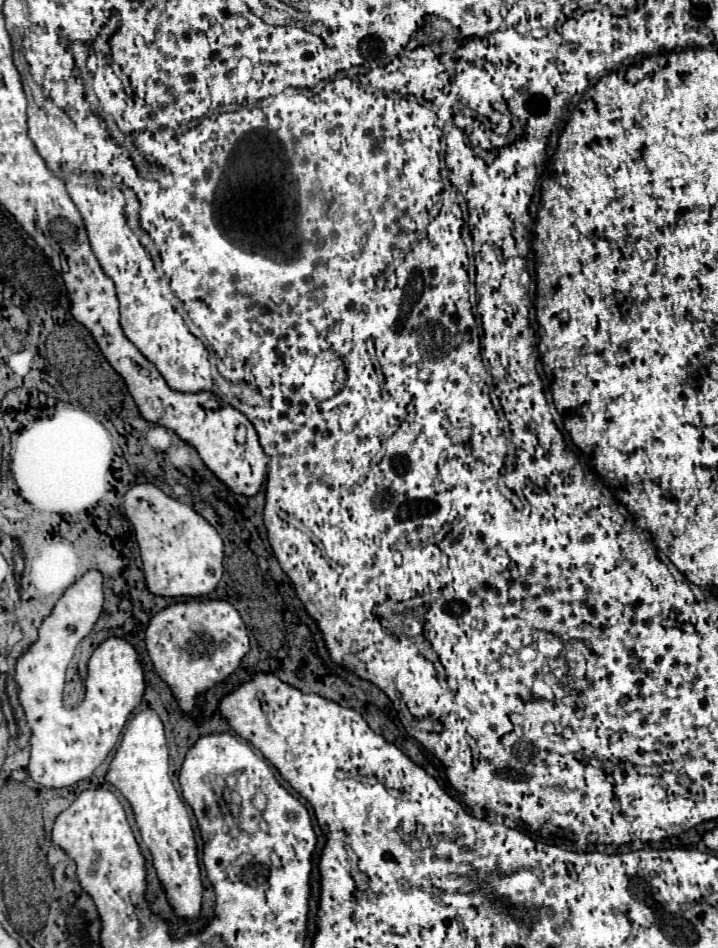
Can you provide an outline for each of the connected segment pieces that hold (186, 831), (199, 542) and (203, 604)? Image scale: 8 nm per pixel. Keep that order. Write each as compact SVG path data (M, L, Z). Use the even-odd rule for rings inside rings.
M155 710L135 714L123 734L121 746L109 766L107 780L131 802L143 842L153 854L153 866L167 890L169 904L177 916L195 918L201 910L201 872L197 858L195 832L185 802L179 798L173 782L169 780L169 752L163 732L163 722Z
M135 484L125 494L125 514L135 526L147 588L157 596L207 596L223 576L223 538L193 506L167 496L155 484Z
M221 598L177 602L157 612L147 626L145 644L157 674L171 686L181 710L189 716L199 714L199 692L225 682L249 652L247 628L239 612L231 602Z

